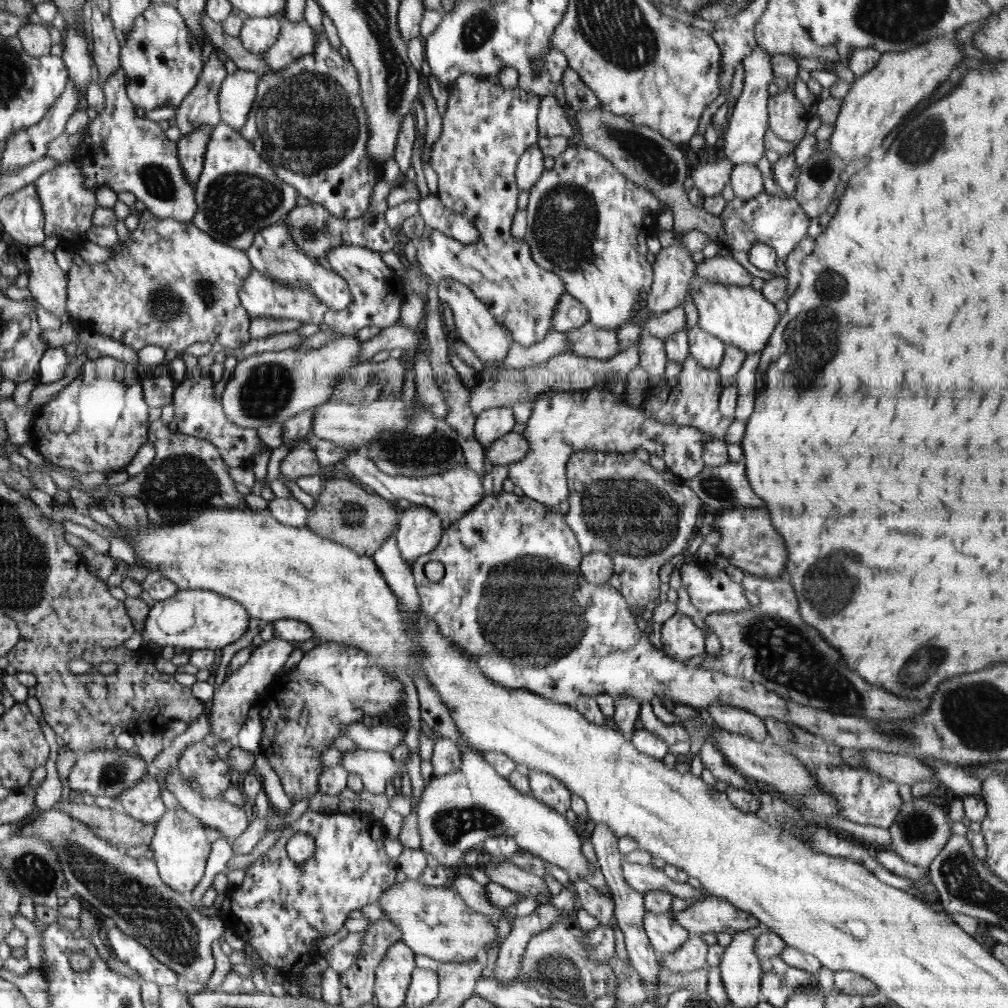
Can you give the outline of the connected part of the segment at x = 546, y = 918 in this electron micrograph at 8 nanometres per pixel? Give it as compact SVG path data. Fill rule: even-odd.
M551 902L547 905L540 905L536 907L536 909L527 916L523 917L515 917L513 919L513 924L511 925L511 931L501 943L501 947L498 953L498 958L496 962L496 966L494 969L493 976L496 980L499 980L499 983L515 983L518 981L517 976L519 975L519 966L522 962L523 952L525 951L526 945L528 941L533 937L536 936L539 932L544 932L544 930L550 928L553 924L556 924L558 920L560 920L561 913L567 912L560 912L556 906L554 906Z

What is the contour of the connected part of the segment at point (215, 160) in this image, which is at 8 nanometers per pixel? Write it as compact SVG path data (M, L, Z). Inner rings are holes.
M218 122L210 133L203 169L195 187L197 205L200 207L192 222L202 232L244 252L248 252L256 242L257 234L280 222L297 207L297 190L277 177L252 143L222 122Z

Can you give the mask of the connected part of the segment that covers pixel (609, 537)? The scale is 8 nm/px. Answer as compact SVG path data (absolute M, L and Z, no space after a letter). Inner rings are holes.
M578 451L573 452L568 459L566 465L566 476L568 481L568 492L569 492L569 511L563 515L567 526L570 530L574 532L576 539L578 540L578 545L580 545L580 551L582 555L588 555L594 552L606 553L608 557L614 563L614 574L618 575L621 582L620 593L624 597L624 601L630 606L630 609L635 612L635 614L642 614L644 607L649 603L653 602L655 599L663 598L659 591L660 568L669 562L677 554L682 554L686 548L689 547L688 542L693 539L696 533L696 517L700 512L700 506L703 502L696 496L696 493L689 487L686 479L675 475L672 471L666 469L662 472L655 471L654 467L650 466L650 463L644 463L642 460L638 459L634 453L628 454L627 452L621 453L601 453L598 451Z

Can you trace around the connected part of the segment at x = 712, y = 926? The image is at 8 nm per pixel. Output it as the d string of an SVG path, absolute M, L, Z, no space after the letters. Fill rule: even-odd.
M710 895L700 903L691 904L682 911L673 912L676 919L690 936L705 932L734 933L758 927L759 920L750 913L737 909L726 899Z

